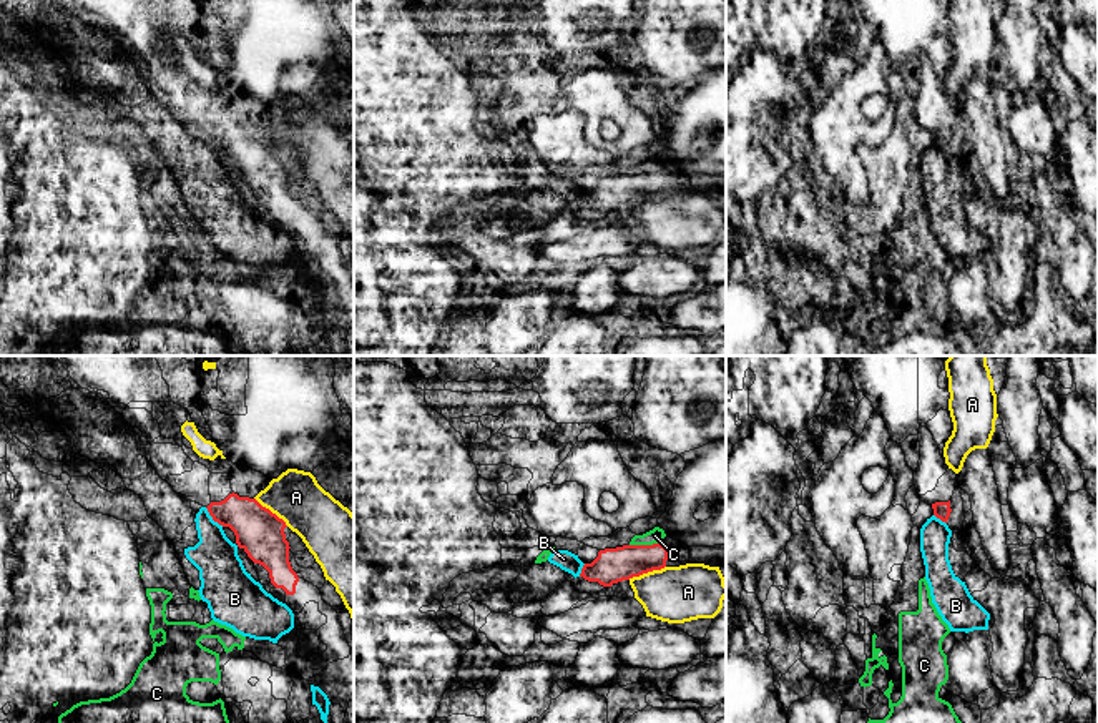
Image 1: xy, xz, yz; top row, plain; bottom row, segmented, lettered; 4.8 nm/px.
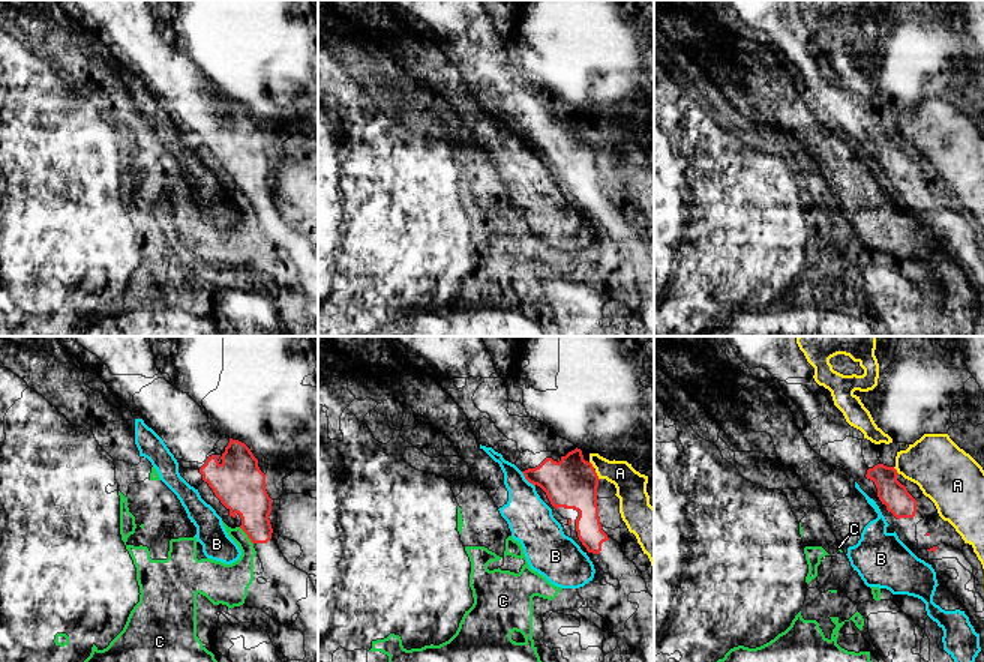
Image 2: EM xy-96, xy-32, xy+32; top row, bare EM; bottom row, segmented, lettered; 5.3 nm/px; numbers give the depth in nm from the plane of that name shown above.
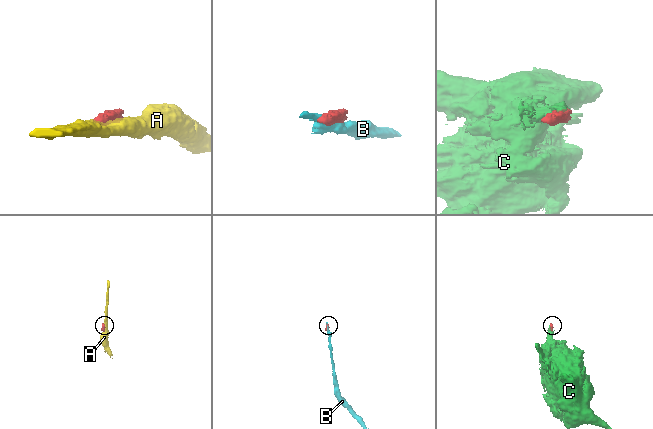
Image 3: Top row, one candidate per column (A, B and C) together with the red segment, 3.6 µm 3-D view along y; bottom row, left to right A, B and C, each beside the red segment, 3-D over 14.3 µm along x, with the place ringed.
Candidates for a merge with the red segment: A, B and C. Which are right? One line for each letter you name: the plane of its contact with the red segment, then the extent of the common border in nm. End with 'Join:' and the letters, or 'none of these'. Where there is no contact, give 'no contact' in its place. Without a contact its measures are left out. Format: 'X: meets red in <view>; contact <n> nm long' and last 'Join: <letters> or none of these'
Join: none of these

